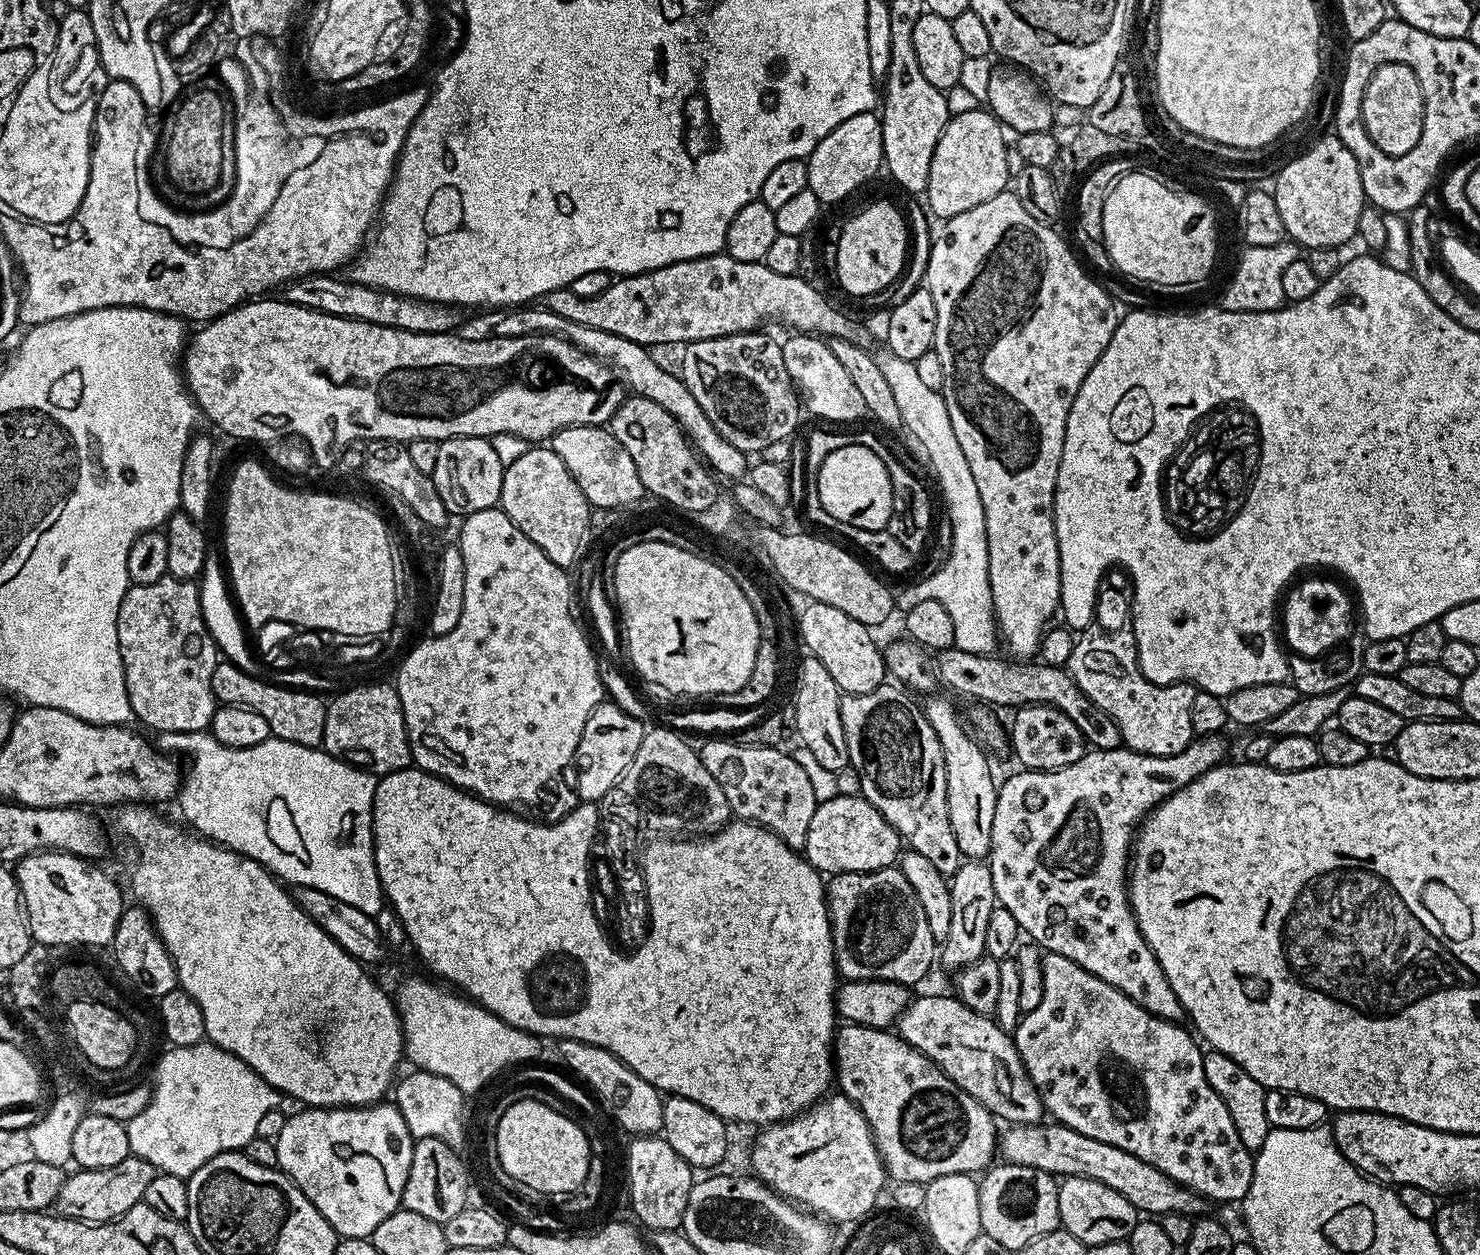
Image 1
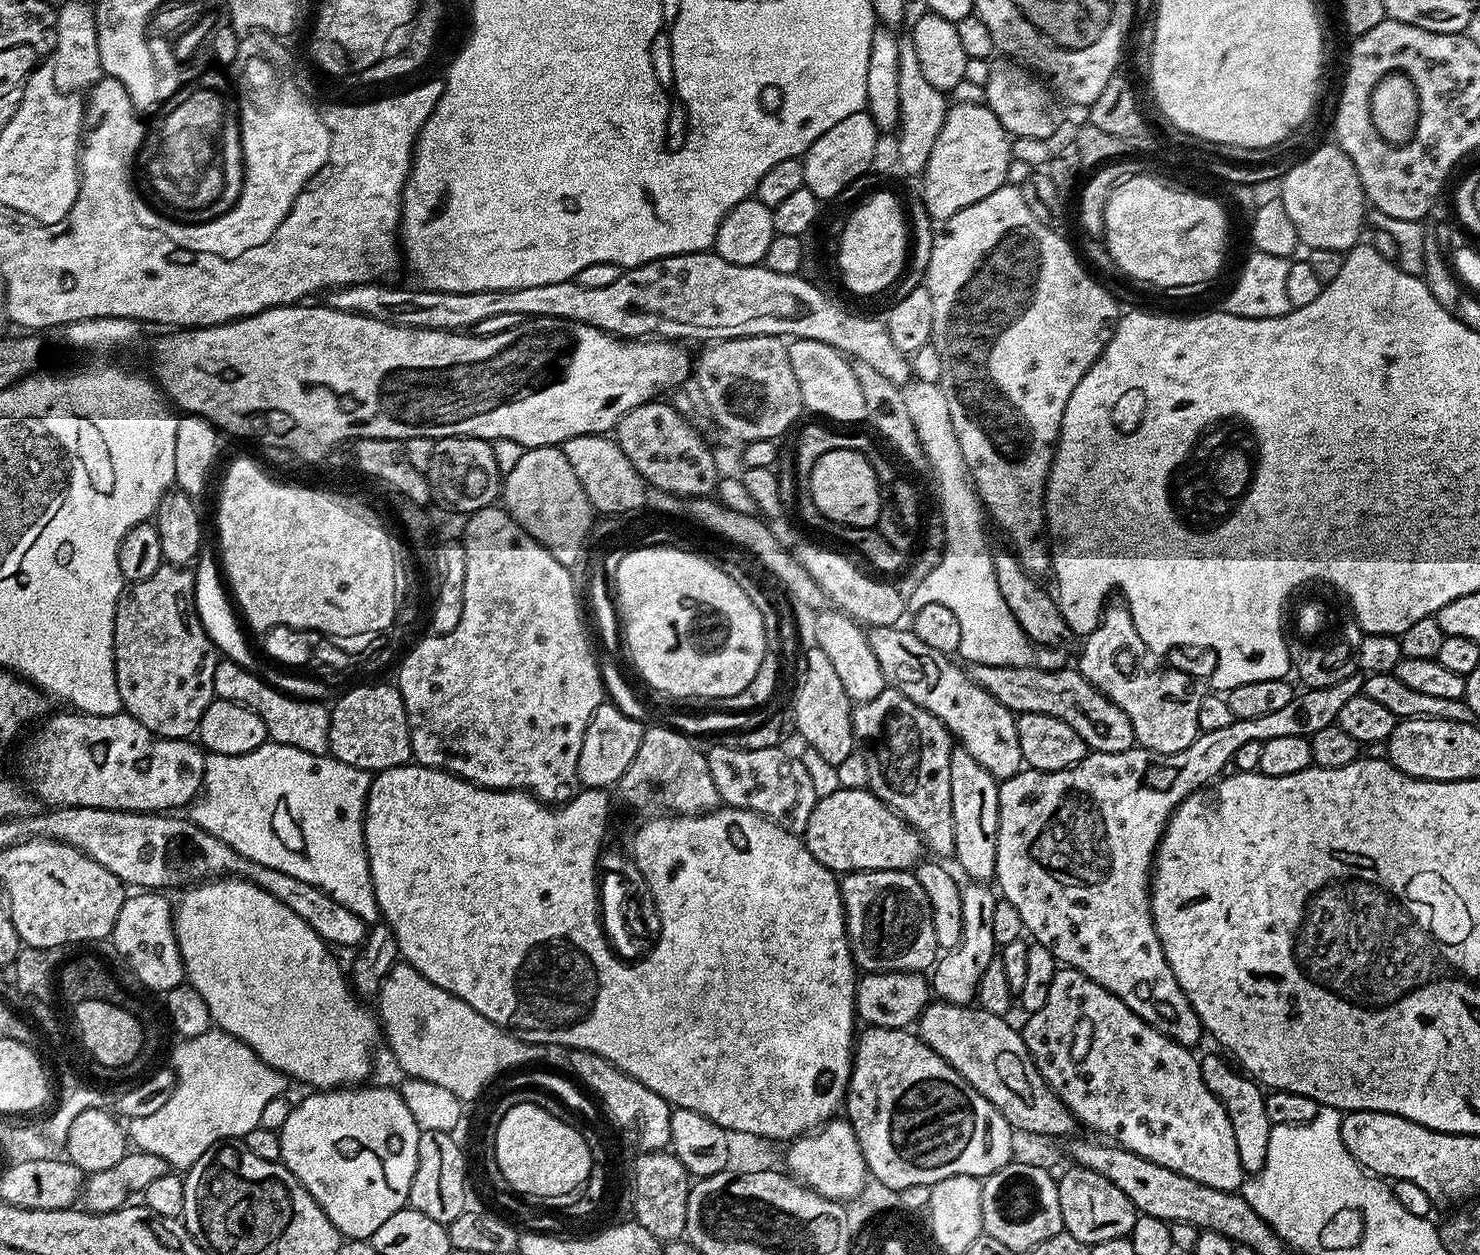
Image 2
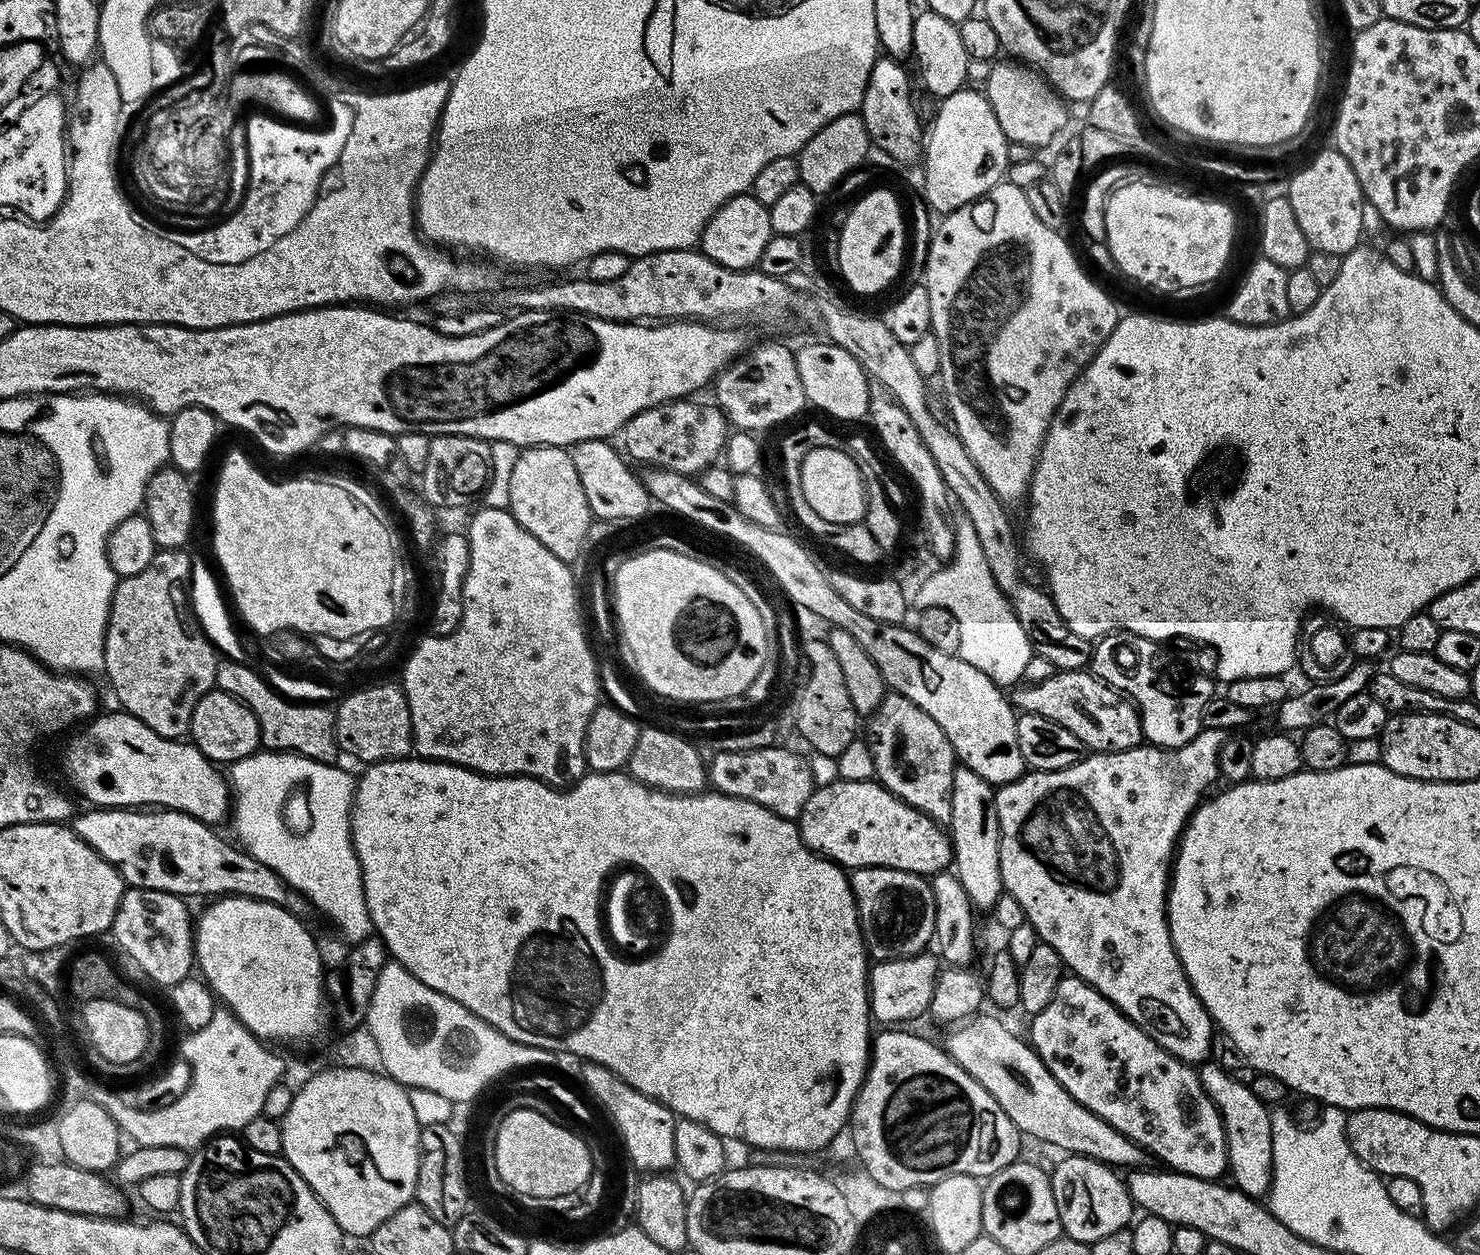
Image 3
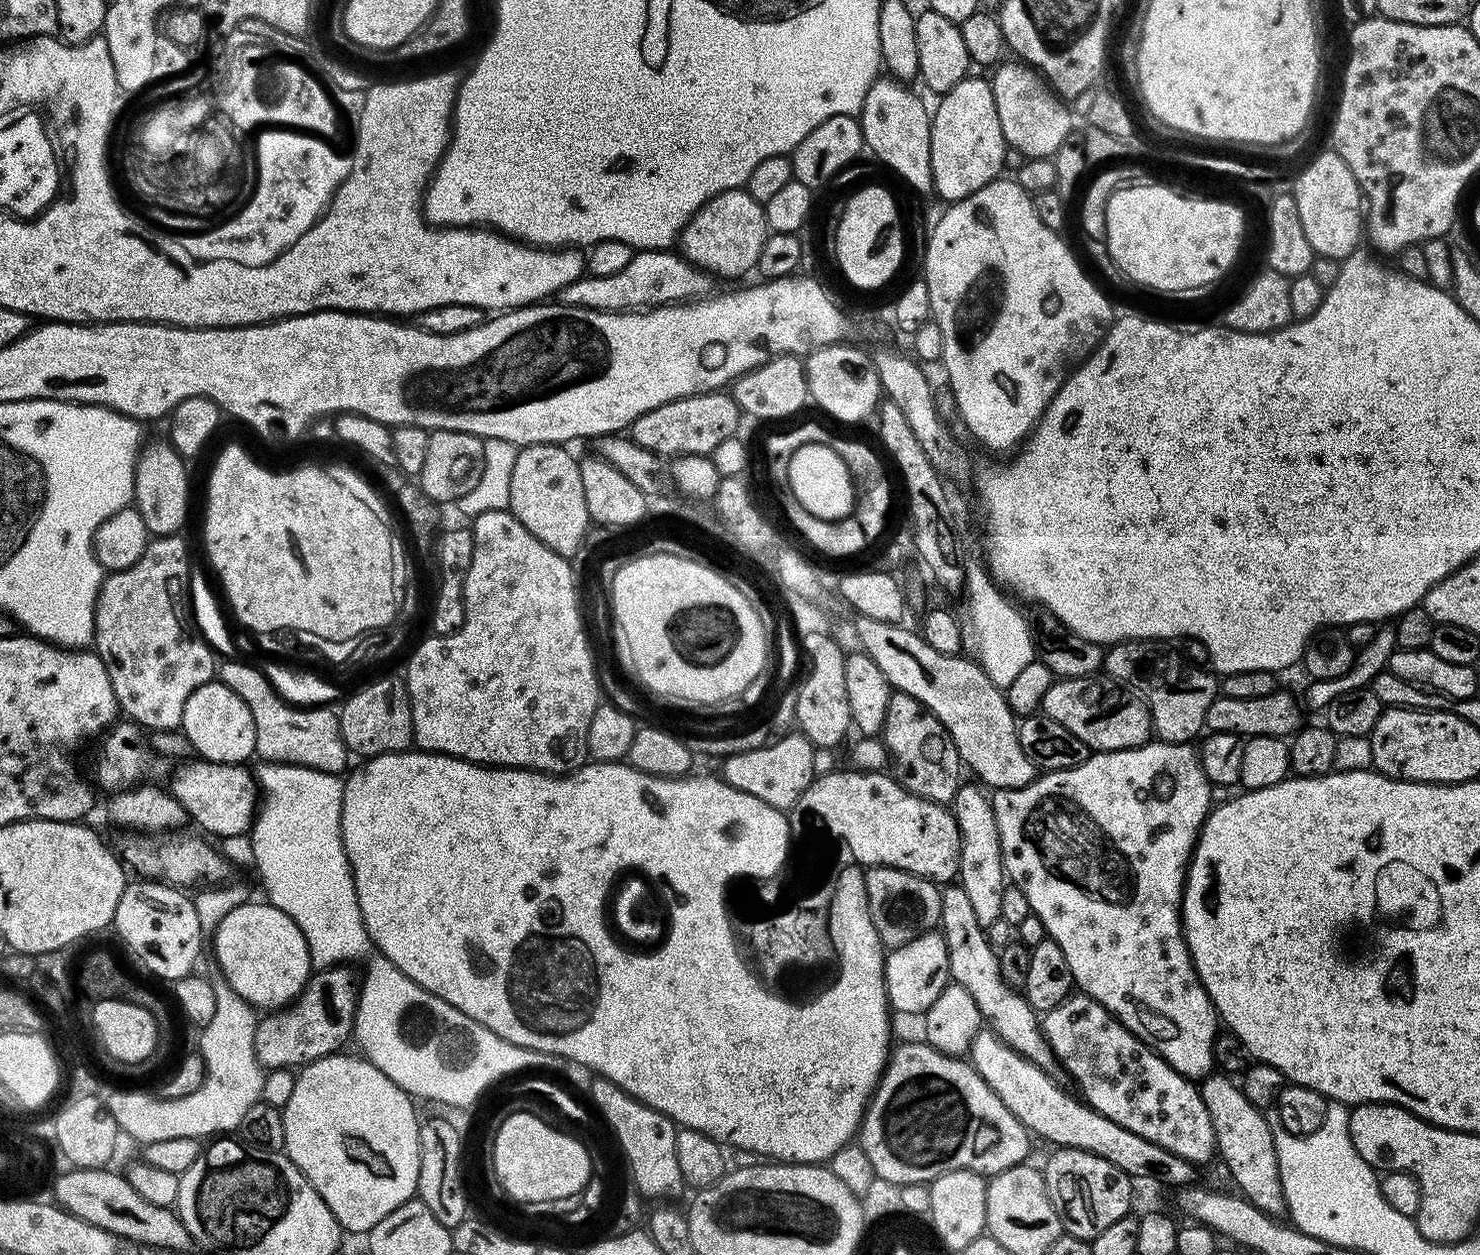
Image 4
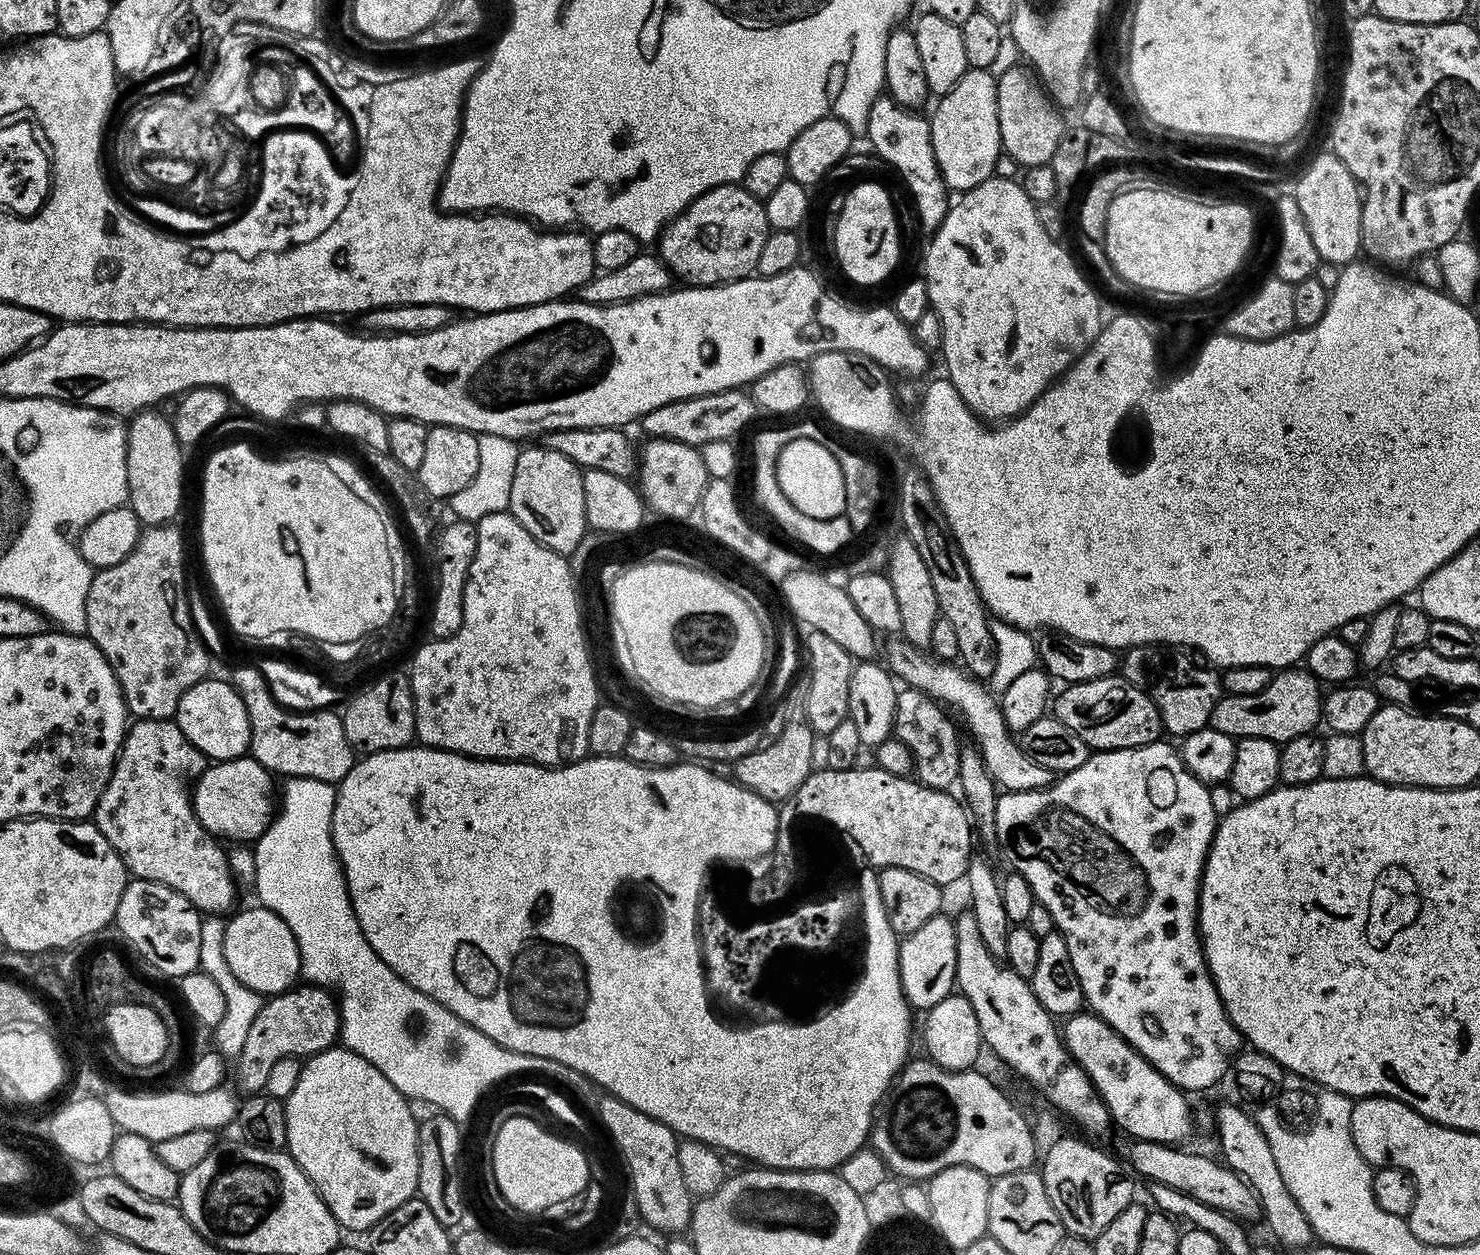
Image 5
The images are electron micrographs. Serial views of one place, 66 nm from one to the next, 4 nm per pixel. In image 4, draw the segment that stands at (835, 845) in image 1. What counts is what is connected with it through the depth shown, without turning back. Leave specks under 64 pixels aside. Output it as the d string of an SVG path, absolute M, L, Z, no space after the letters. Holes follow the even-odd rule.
M835 770L824 775L817 775L816 779L812 781L810 787L804 791L800 803L798 805L799 811L803 812L808 808L807 812L811 812L817 821L826 822L830 826L832 833L837 833L847 840L847 844L852 846L850 851L856 859L857 864L861 866L879 866L882 868L897 868L903 872L909 872L915 876L922 876L925 880L933 882L941 882L940 880L948 880L944 882L952 882L959 877L960 874L960 831L958 830L958 822L955 815L945 805L935 804L926 798L916 796L912 792L906 791L891 775L881 772L866 772L857 770L847 770L848 772L841 772Z

